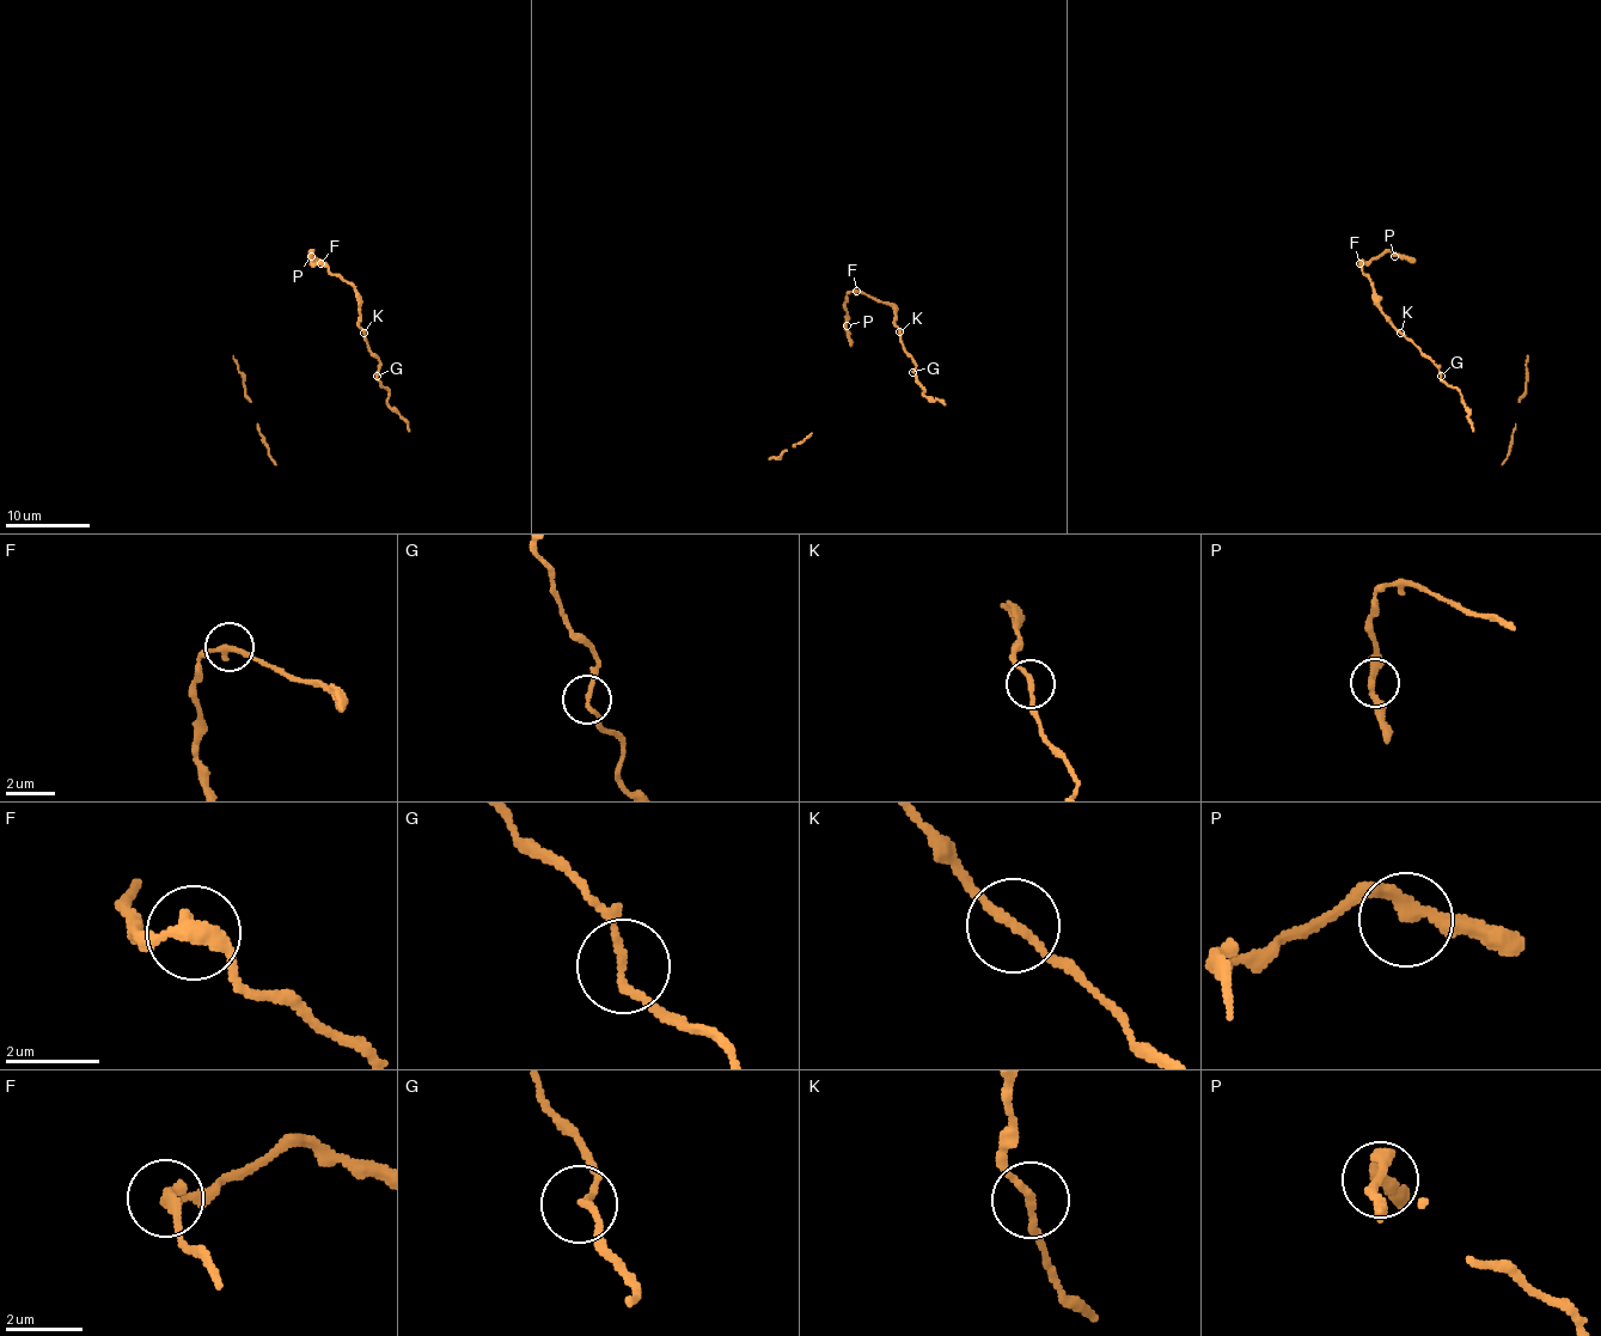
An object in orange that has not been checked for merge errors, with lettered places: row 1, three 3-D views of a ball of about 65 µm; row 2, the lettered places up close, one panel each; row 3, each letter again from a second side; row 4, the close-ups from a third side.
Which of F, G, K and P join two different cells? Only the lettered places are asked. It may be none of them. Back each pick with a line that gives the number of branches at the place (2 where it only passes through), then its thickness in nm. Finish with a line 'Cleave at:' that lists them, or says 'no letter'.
Cleave at: no letter

